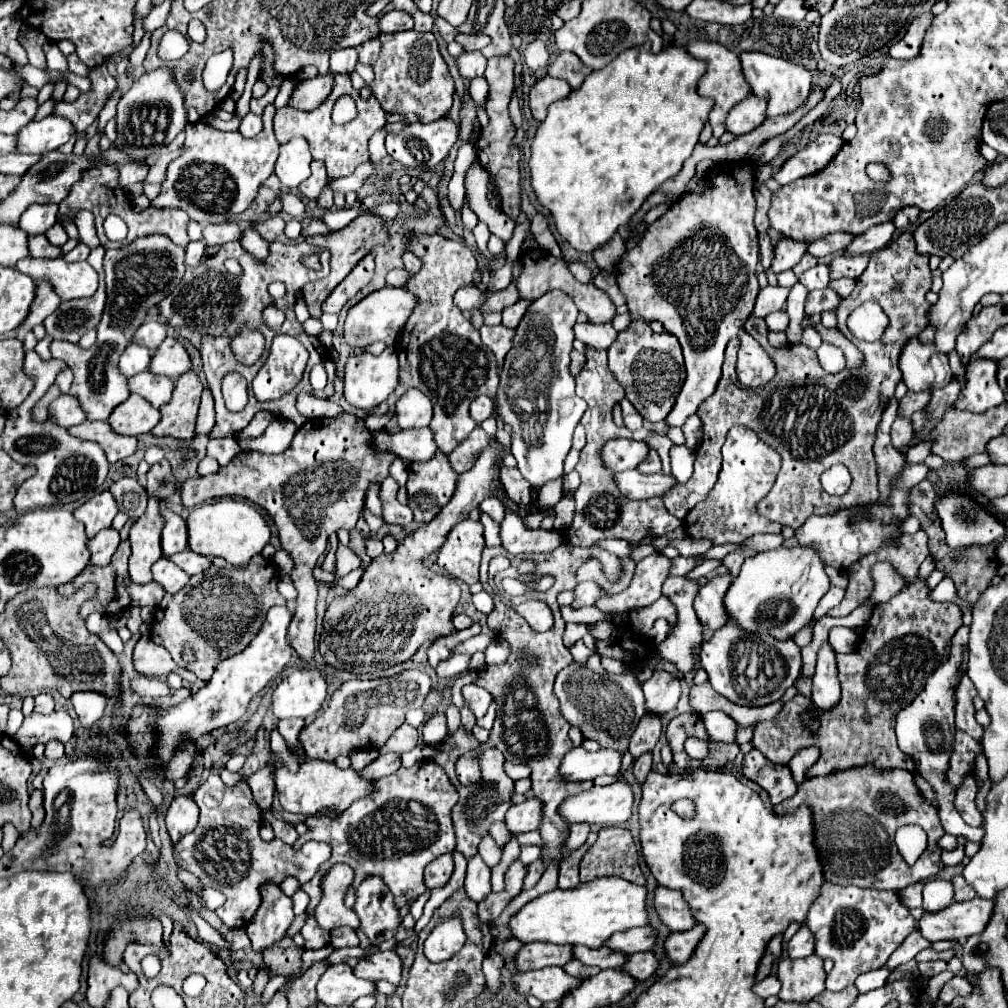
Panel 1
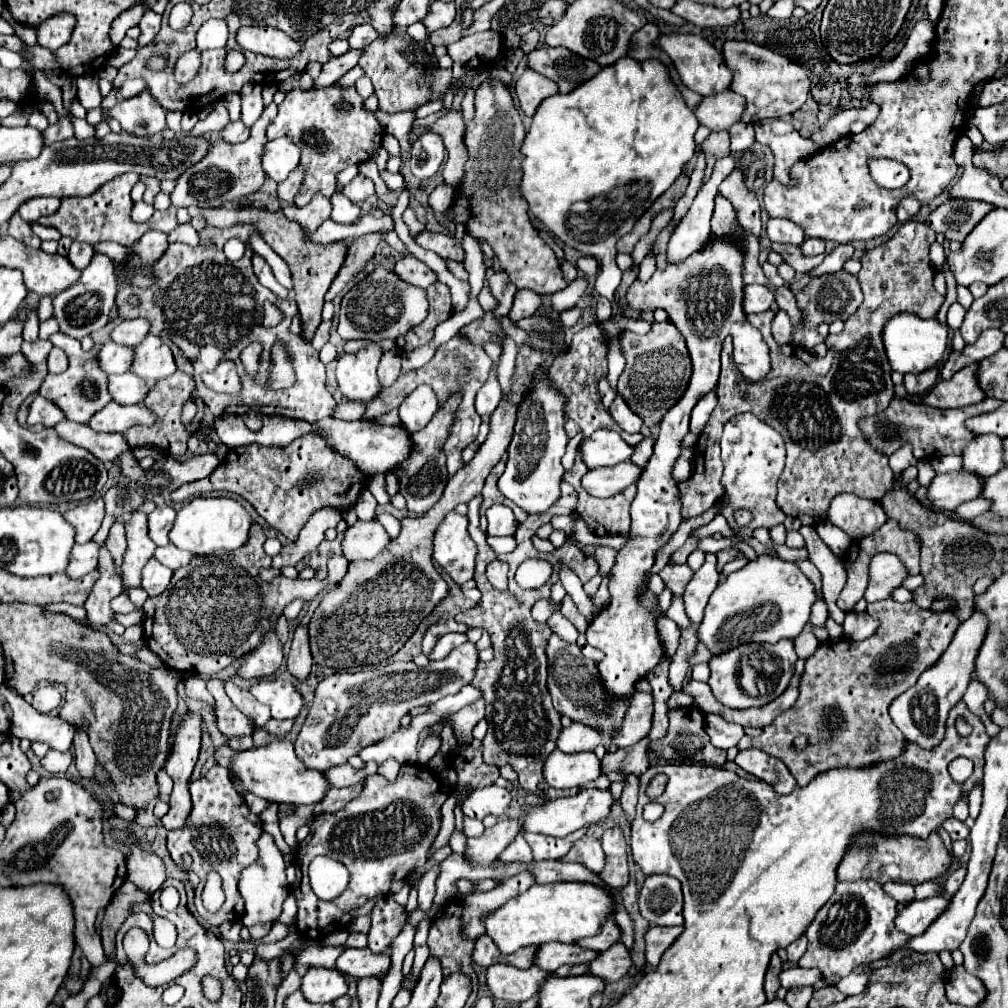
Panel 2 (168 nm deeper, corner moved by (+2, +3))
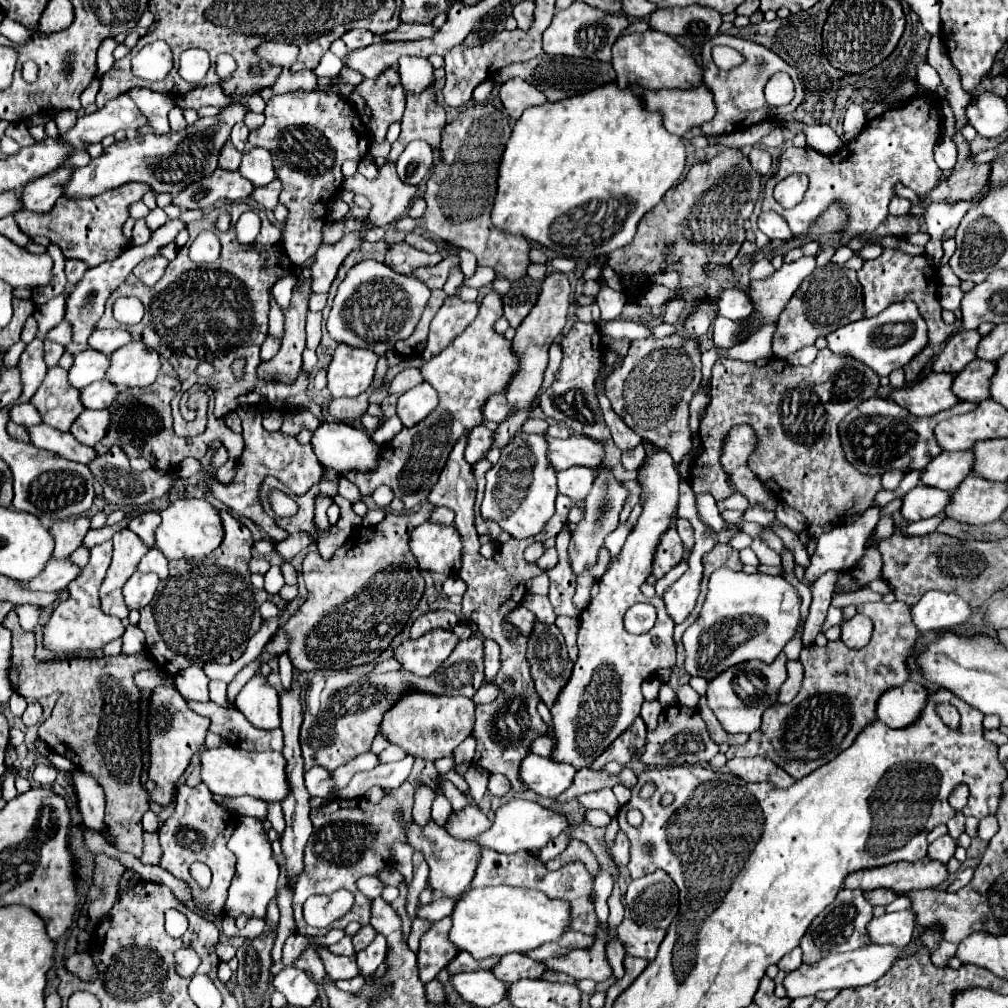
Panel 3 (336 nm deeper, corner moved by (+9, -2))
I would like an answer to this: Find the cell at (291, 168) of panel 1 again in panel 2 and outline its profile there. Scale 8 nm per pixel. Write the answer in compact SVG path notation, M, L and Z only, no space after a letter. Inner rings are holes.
M283 136L273 142L267 142L263 154L263 170L275 182L283 182L299 166L299 160L301 160L299 146Z

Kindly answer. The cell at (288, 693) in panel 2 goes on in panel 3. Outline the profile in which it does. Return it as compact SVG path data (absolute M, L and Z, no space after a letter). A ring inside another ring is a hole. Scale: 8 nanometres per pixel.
M252 677L234 701L236 709L258 729L280 727L280 703L276 689L262 677Z

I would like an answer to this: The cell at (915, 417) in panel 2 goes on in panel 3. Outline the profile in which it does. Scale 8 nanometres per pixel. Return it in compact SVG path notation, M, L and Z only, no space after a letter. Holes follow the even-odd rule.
M870 397L862 401L856 409L852 409L842 423L838 425L840 433L840 443L844 449L846 459L862 473L866 475L882 475L890 469L900 469L900 471L912 471L912 469L922 469L926 463L932 461L932 457L940 455L942 449L938 447L934 439L934 427L952 415L968 413L974 411L974 403L958 401L956 407L942 411L934 417L914 417L906 409L898 407L892 399L882 399L882 397Z

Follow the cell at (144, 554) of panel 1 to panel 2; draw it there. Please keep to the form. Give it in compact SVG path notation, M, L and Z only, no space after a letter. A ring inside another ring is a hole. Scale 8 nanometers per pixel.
M133 512L125 522L125 530L127 530L127 552L123 558L123 582L125 586L139 586L141 570L155 550L155 544L147 534L147 514Z

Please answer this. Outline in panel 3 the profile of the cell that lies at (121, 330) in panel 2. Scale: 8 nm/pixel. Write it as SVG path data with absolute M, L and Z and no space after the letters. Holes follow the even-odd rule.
M96 329L94 335L90 335L90 339L88 339L88 347L94 351L100 351L104 355L110 355L130 341L132 341L132 337L124 329Z

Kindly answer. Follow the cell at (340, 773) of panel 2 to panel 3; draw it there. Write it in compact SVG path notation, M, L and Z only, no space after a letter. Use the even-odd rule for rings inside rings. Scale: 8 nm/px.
M312 767L310 771L304 773L306 779L306 789L310 793L310 797L322 797L326 799L332 791L332 775L330 771L322 769L322 767Z

